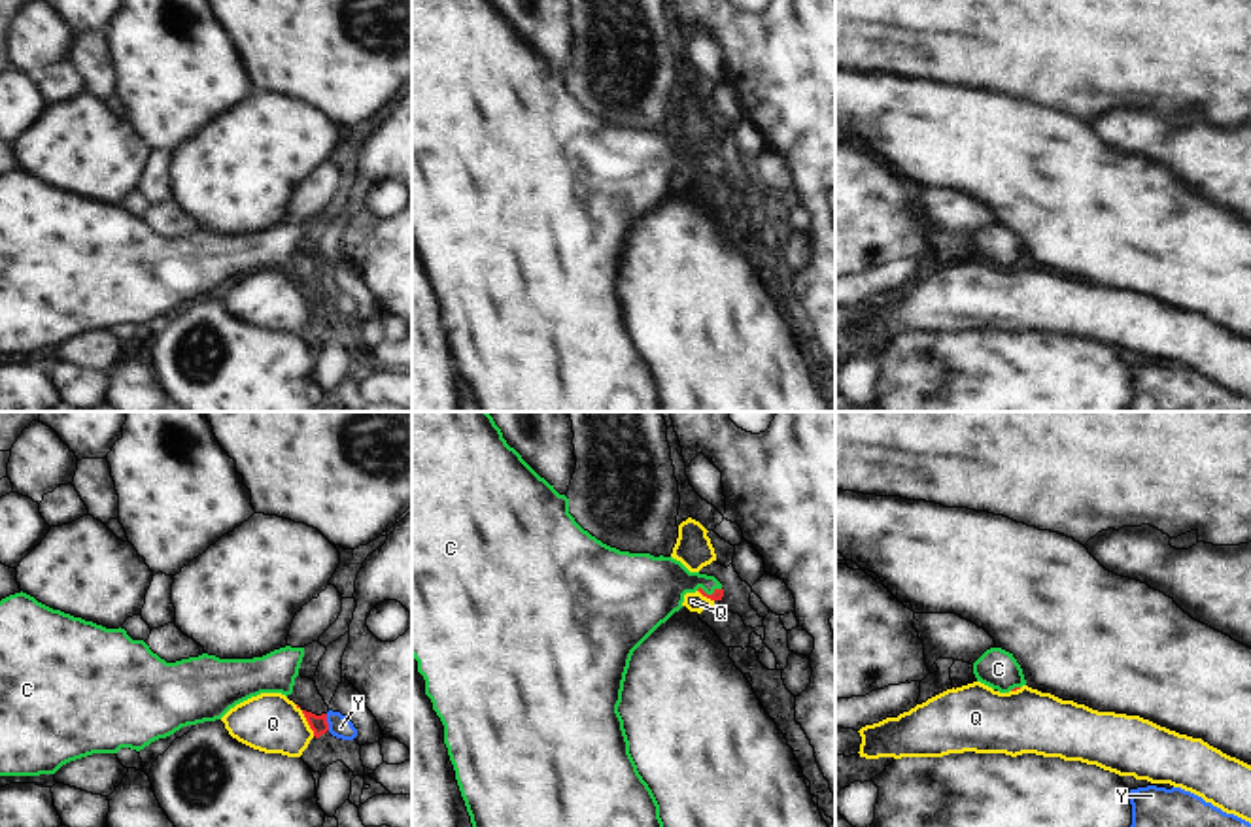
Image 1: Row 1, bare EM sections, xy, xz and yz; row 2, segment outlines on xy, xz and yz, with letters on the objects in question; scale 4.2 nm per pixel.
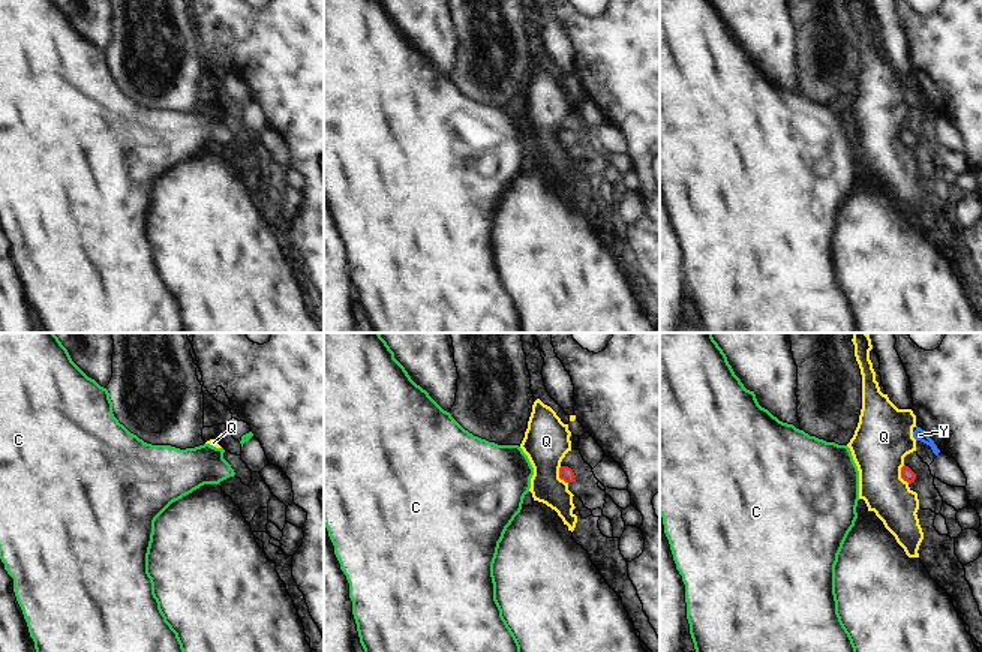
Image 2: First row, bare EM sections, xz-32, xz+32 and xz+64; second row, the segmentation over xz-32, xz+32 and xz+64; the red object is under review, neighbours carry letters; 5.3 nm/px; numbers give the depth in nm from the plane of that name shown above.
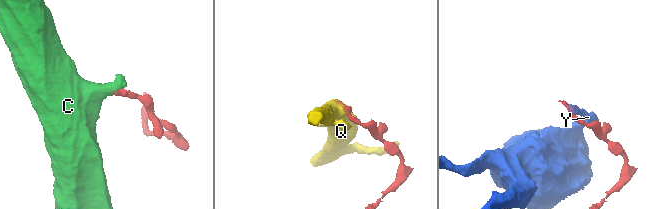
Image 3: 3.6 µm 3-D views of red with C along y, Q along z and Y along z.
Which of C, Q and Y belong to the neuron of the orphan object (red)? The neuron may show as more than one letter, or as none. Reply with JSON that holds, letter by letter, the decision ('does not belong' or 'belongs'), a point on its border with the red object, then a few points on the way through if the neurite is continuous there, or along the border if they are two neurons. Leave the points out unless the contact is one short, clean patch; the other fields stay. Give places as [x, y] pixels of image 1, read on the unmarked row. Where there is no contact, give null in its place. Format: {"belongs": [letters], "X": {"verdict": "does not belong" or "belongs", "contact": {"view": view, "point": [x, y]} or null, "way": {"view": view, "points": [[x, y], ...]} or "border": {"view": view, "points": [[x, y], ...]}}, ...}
{"belongs": ["C"], "C": {"verdict": "belongs", "contact": {"view": "xz", "point": [705, 170]}, "way": {"view": "xz", "points": [[719, 170], [705, 170], [698, 163], [647, 167]]}}, "Q": {"verdict": "does not belong", "contact": {"view": "xy", "point": [307, 297]}, "border": {"view": "xy", "points": [[295, 282], [314, 312]]}}, "Y": {"verdict": "does not belong", "contact": {"view": "xy", "point": [325, 299]}, "border": {"view": "xy", "points": [[325, 291], [329, 306]]}}}

